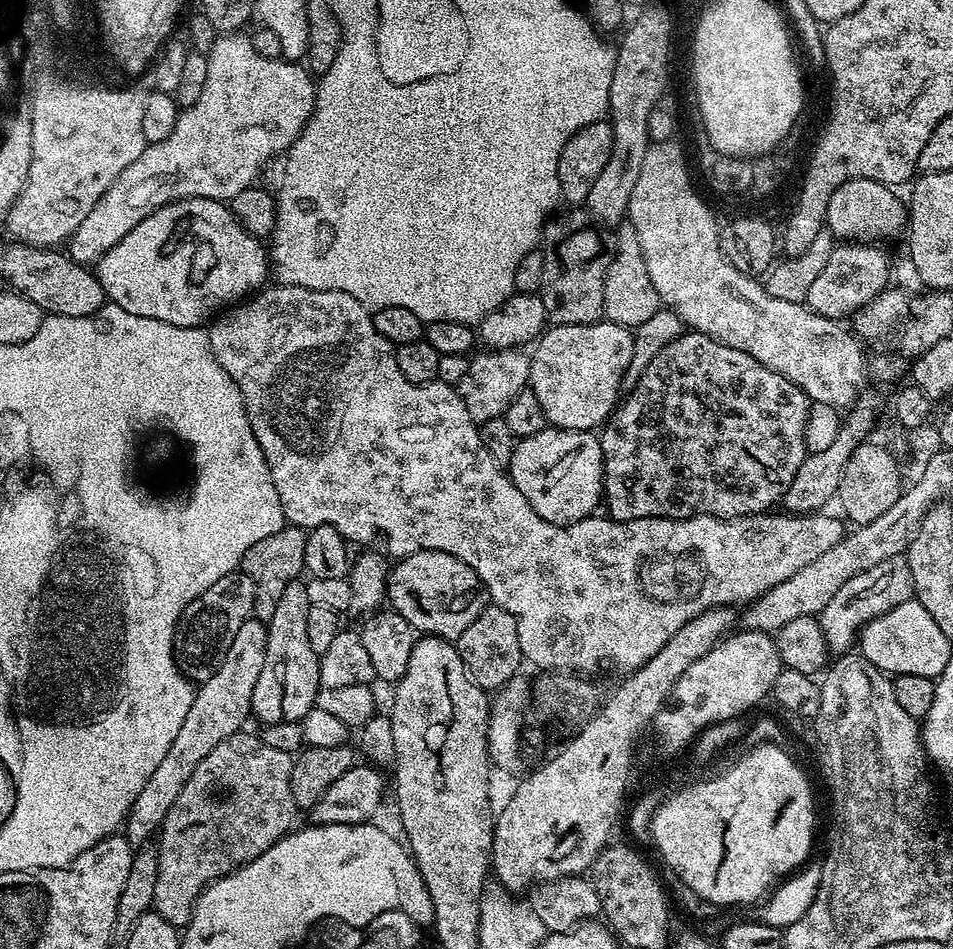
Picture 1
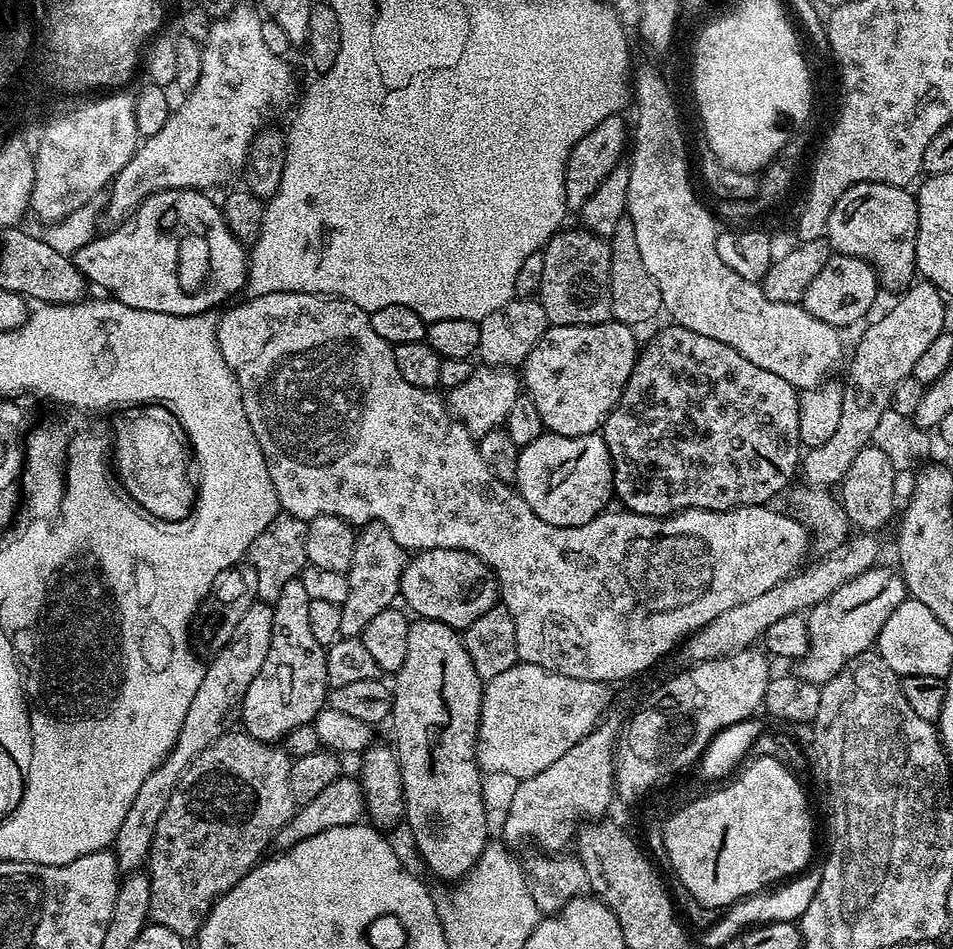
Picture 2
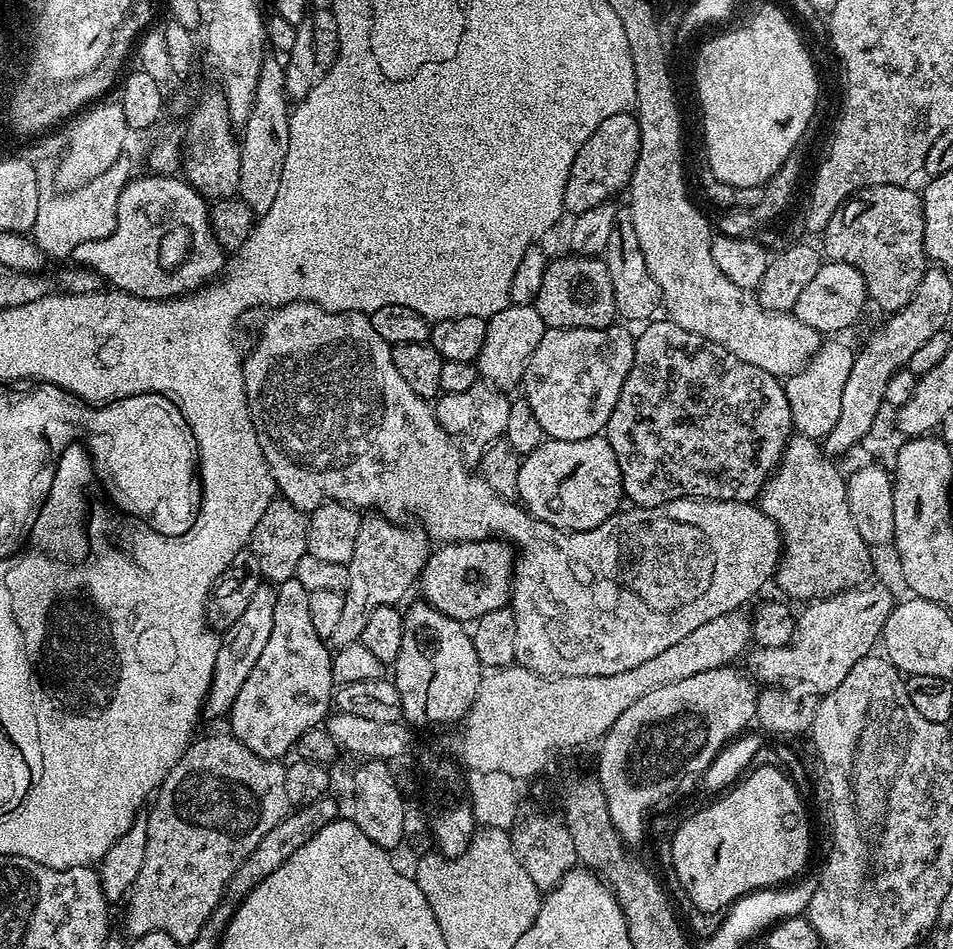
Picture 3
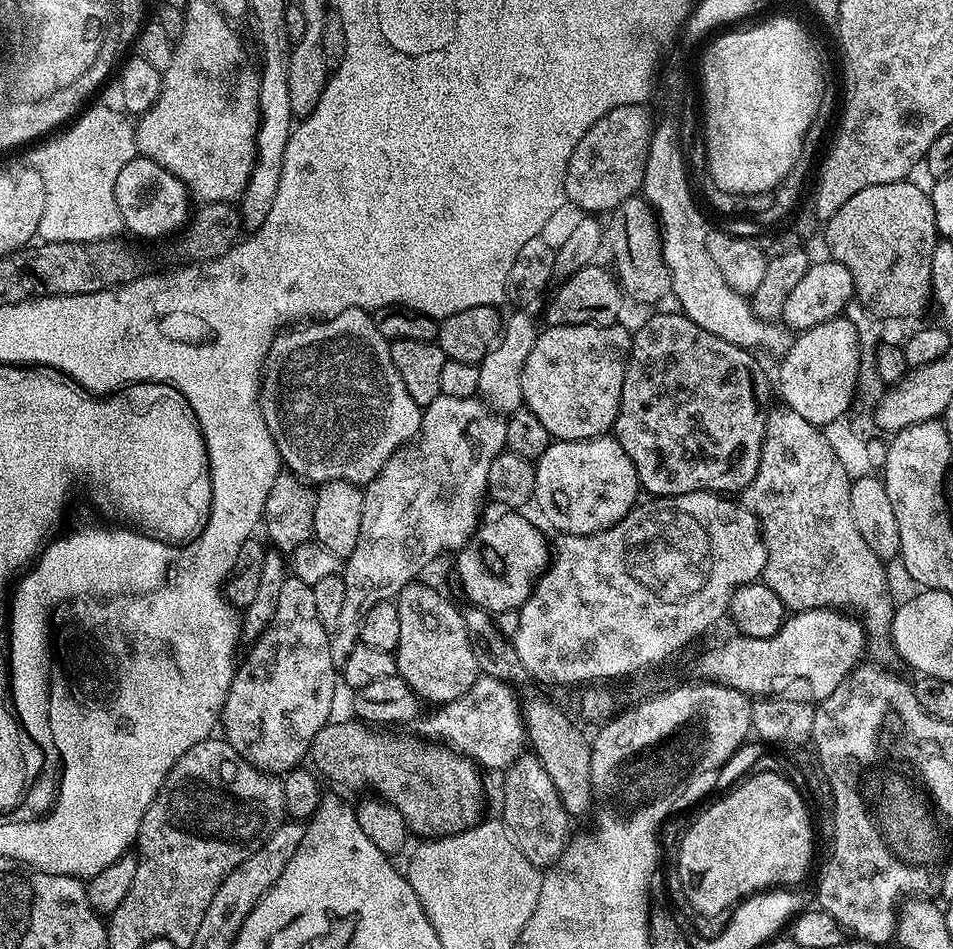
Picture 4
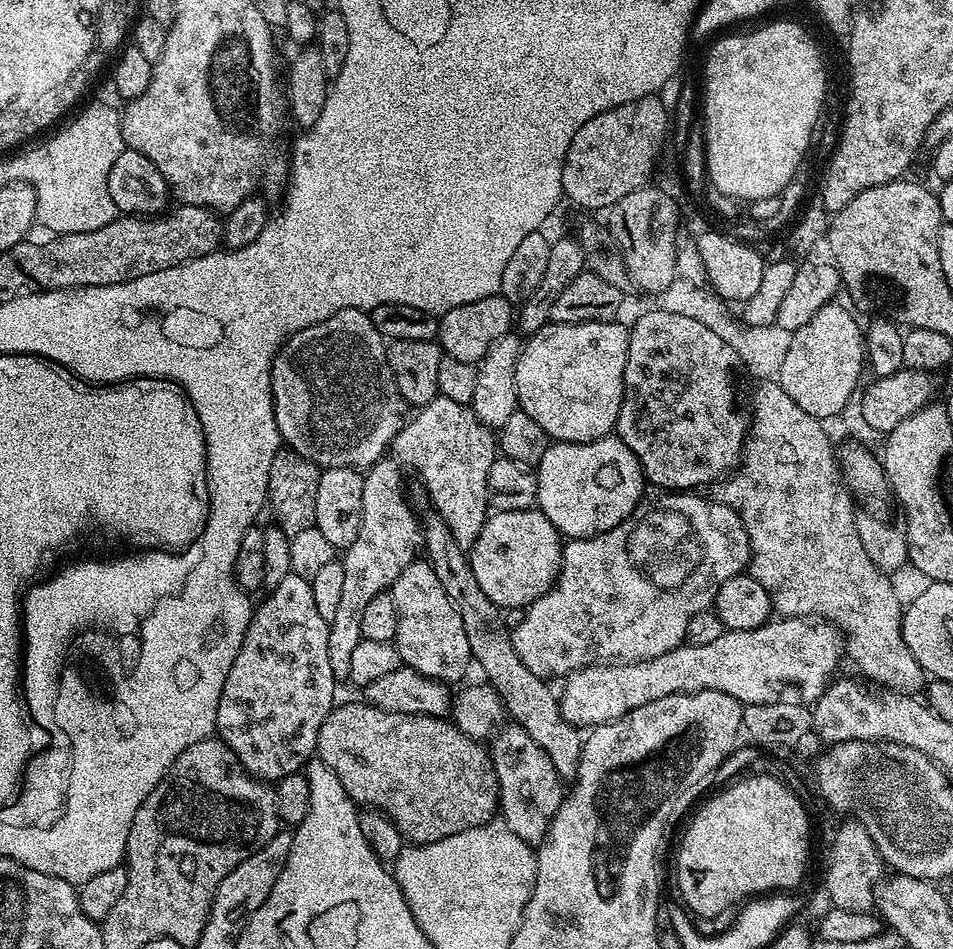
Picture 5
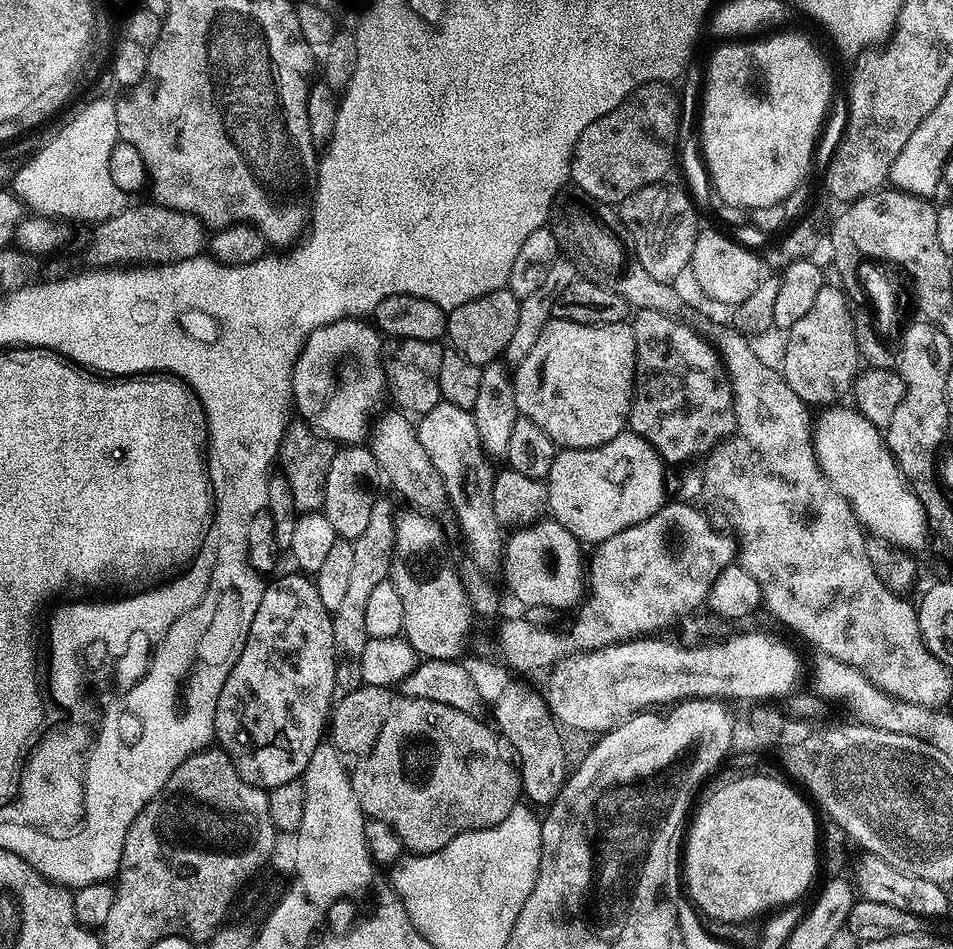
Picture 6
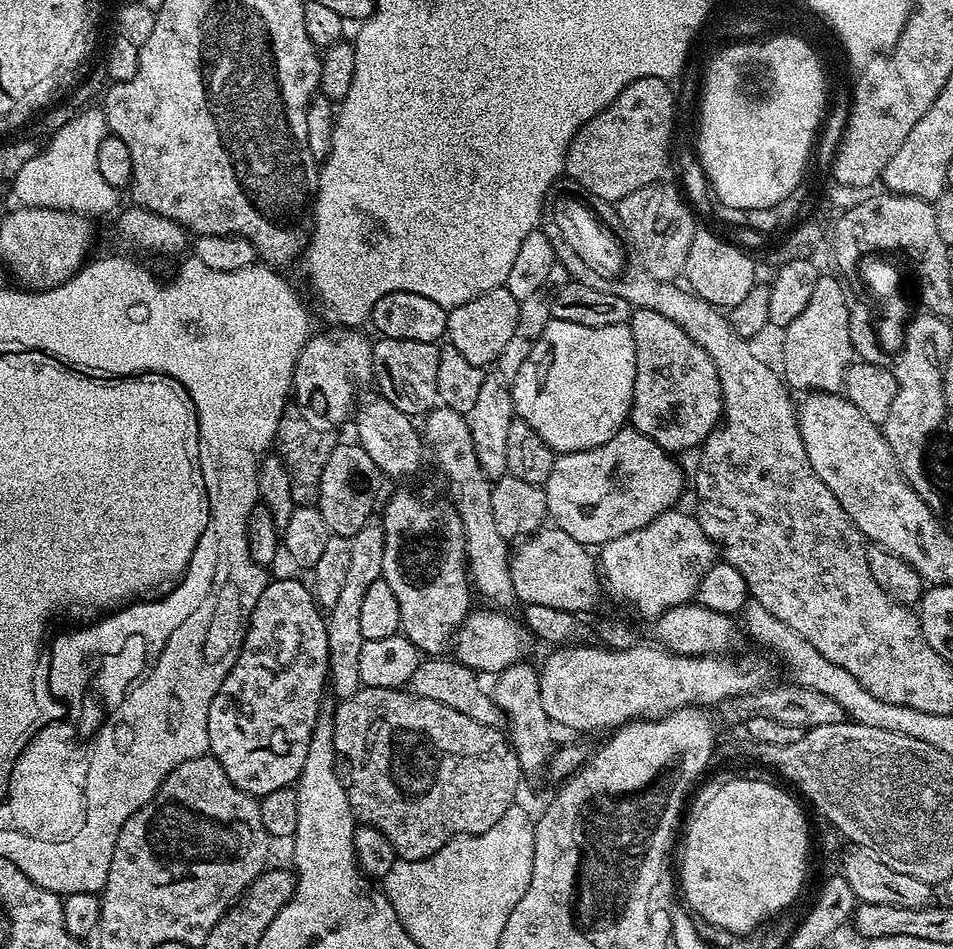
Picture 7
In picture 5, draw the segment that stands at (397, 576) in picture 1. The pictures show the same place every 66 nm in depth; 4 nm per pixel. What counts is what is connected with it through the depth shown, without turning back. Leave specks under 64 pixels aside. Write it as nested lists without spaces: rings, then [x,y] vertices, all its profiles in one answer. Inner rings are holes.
[[[523,508],[493,511],[472,543],[470,559],[474,578],[478,578],[478,586],[482,586],[482,594],[486,594],[490,602],[502,610],[524,610],[552,589],[556,575],[560,573],[563,553],[560,531],[545,518],[543,512]]]

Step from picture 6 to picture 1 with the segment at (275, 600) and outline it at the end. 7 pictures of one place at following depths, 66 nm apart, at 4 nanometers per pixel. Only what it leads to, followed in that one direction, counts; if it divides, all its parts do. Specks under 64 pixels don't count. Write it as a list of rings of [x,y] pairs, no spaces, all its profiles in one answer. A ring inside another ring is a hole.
[[[296,579],[286,586],[275,607],[274,616],[266,622],[266,662],[254,685],[251,709],[251,715],[257,716],[261,725],[291,720],[300,722],[309,710],[316,707],[316,695],[321,690],[320,653],[310,646],[310,637],[306,634],[306,614],[310,614],[311,605],[305,581]]]

